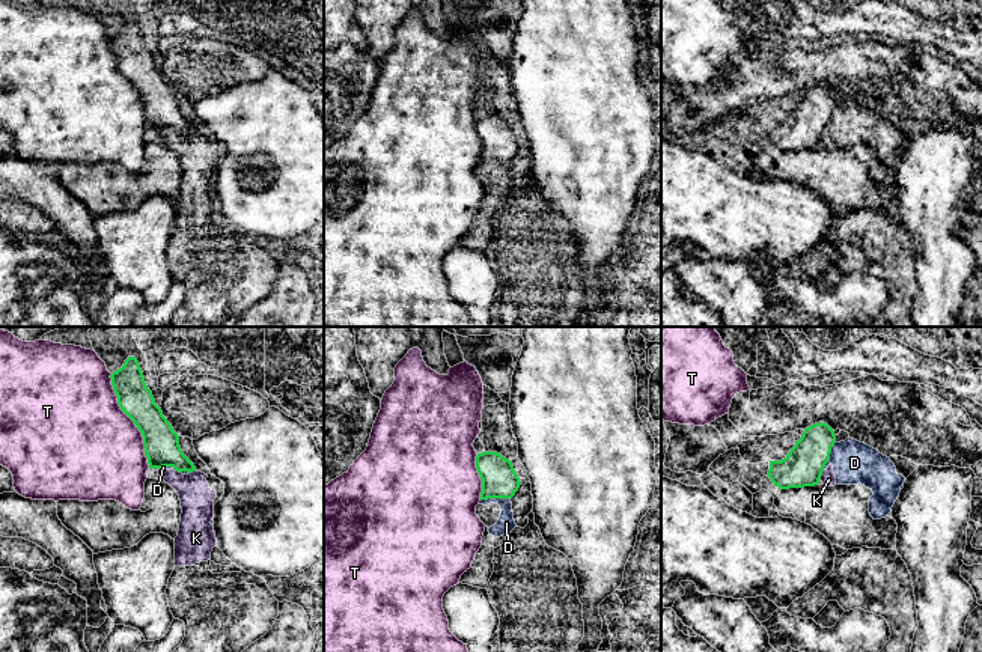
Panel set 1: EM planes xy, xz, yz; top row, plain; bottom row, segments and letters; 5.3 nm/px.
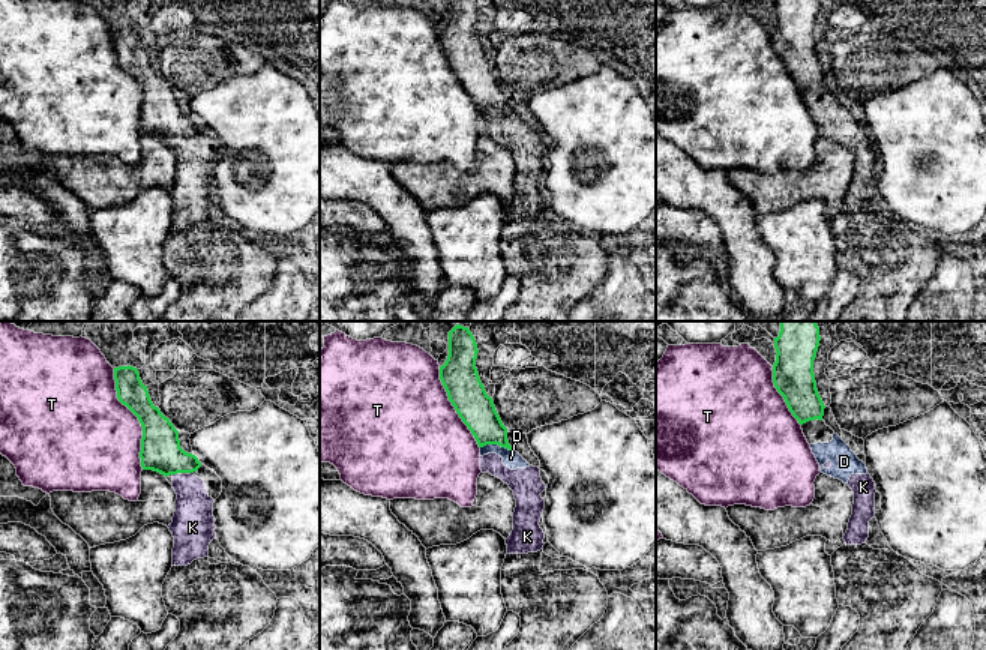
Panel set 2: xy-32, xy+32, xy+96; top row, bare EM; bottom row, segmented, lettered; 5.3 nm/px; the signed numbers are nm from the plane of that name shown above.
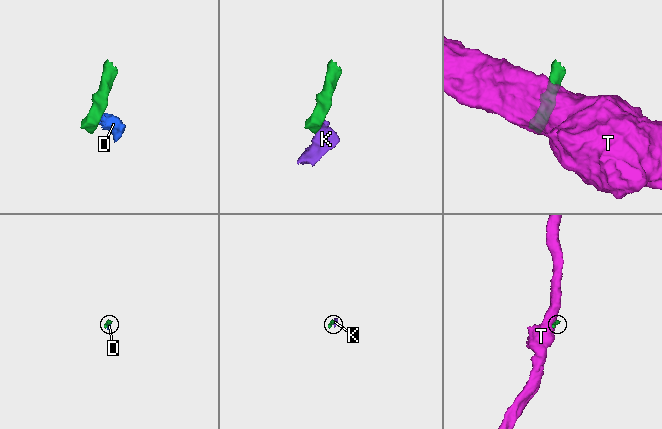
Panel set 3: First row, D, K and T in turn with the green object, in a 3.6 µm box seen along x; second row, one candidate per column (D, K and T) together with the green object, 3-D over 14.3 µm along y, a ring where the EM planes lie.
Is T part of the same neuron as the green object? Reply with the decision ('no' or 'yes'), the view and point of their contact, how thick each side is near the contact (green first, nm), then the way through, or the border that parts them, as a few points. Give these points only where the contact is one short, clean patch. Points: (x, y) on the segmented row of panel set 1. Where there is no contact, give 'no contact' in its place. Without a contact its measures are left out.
no; meets green in xy at (131, 419); 190 nm thick on the green side, 500 nm on the other

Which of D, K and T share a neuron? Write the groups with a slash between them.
D K / T

